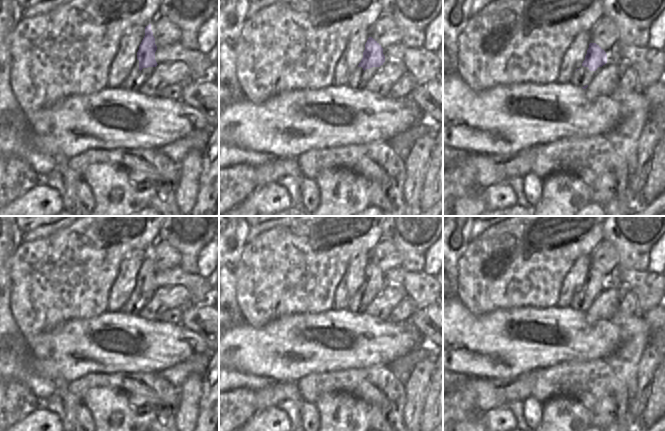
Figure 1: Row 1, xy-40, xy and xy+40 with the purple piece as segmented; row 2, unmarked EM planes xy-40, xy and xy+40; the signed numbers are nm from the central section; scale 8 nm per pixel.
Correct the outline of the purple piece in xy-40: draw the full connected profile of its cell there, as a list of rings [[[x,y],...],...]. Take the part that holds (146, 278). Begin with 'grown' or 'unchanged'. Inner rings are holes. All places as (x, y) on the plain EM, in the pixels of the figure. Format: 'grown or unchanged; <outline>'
unchanged; [[[151,248],[145,251],[145,260],[139,270],[137,276],[137,283],[139,284],[139,294],[148,291],[156,291],[158,288],[155,284],[155,276],[157,270],[155,268],[155,262],[151,254]]]

